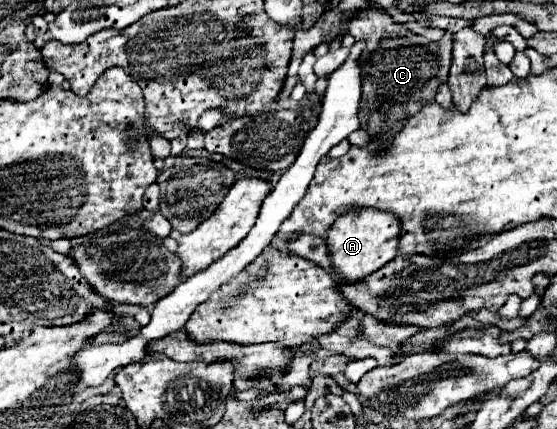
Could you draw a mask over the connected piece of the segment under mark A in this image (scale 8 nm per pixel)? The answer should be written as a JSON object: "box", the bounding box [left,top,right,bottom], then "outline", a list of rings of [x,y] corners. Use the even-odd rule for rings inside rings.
{"box":[326,211,400,283],"outline":[[[348,211],[336,219],[326,235],[328,255],[332,261],[334,273],[344,283],[356,283],[370,273],[384,267],[390,259],[396,257],[396,239],[400,235],[400,225],[396,223],[396,215],[388,215],[382,211]]]}

